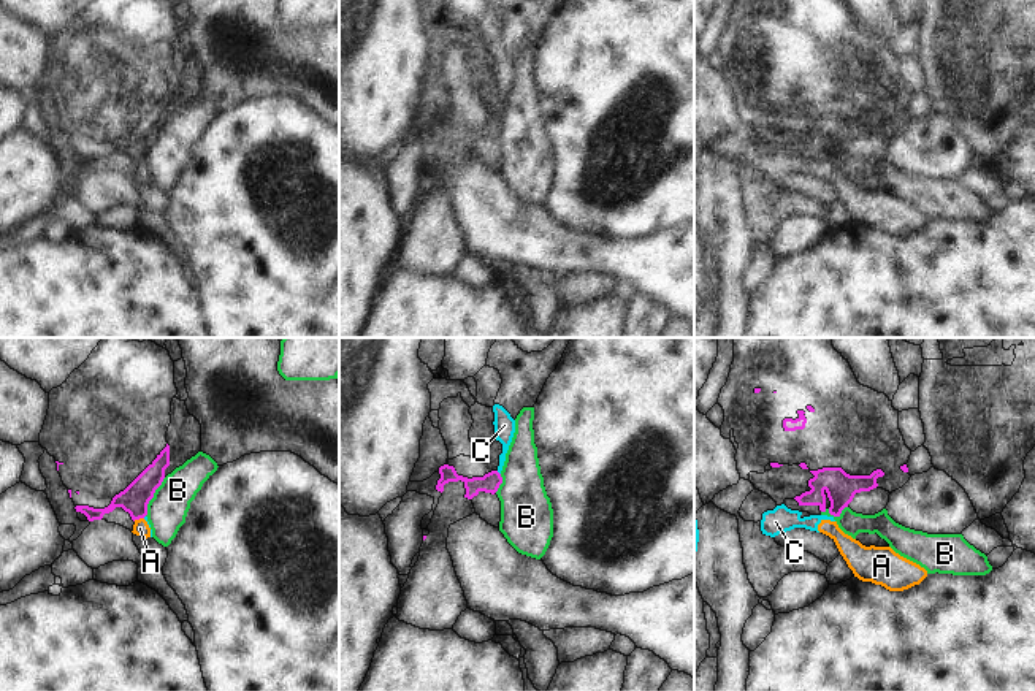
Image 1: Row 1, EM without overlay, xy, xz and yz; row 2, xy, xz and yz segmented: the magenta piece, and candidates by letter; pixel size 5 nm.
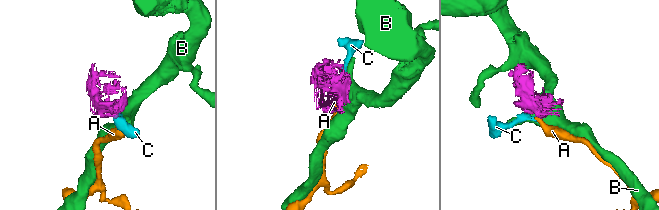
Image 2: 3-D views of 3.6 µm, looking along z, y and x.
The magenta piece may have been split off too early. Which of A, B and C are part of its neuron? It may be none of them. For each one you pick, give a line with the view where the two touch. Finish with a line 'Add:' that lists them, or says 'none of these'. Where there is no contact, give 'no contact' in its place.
Add: none of these

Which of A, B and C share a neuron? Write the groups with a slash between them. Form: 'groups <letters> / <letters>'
groups A C / B

